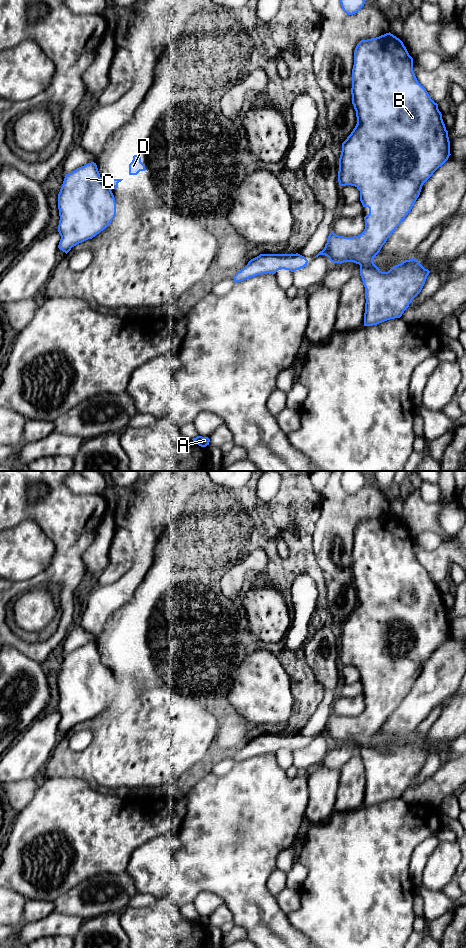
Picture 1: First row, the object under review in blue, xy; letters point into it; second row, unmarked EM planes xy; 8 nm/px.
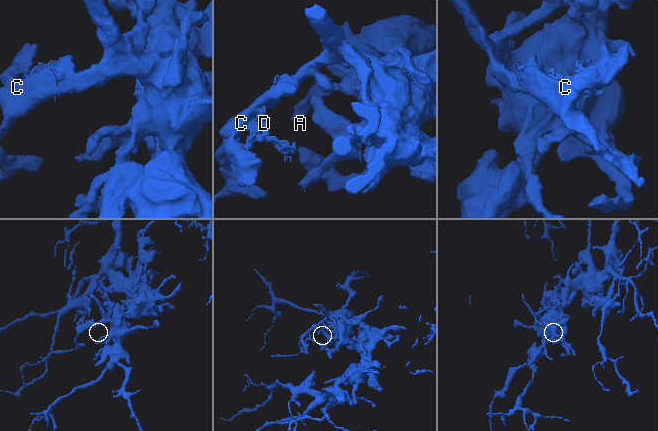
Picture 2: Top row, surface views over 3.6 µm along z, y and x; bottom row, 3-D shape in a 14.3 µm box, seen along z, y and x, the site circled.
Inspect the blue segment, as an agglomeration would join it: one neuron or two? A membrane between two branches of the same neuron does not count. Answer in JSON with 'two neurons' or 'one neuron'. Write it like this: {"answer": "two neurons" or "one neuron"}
{"answer": "two neurons"}

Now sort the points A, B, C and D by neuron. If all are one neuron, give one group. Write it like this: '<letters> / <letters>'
A B C / D

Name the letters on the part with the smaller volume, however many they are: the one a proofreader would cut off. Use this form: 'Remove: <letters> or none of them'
Remove: D

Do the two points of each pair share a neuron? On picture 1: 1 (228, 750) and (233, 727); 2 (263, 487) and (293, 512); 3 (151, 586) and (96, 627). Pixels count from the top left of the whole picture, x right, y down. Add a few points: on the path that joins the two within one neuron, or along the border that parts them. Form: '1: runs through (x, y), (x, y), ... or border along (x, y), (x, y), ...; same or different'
1: runs through (228, 744), (228, 740), (233, 733); same
2: runs through (270, 494), (274, 498), (279, 498), (286, 505); same
3: border along (125, 603), (108, 618), (96, 639); different

